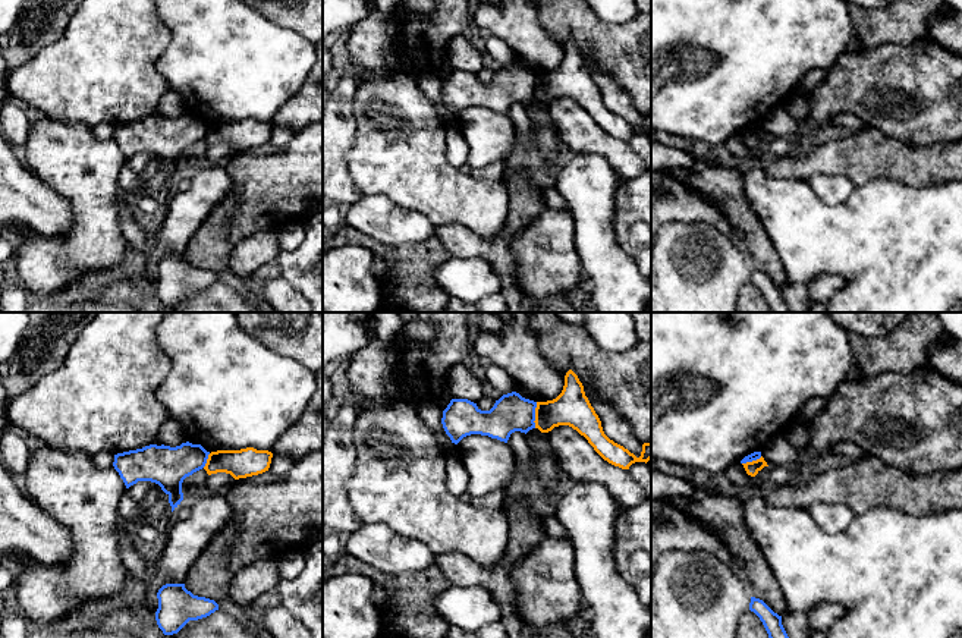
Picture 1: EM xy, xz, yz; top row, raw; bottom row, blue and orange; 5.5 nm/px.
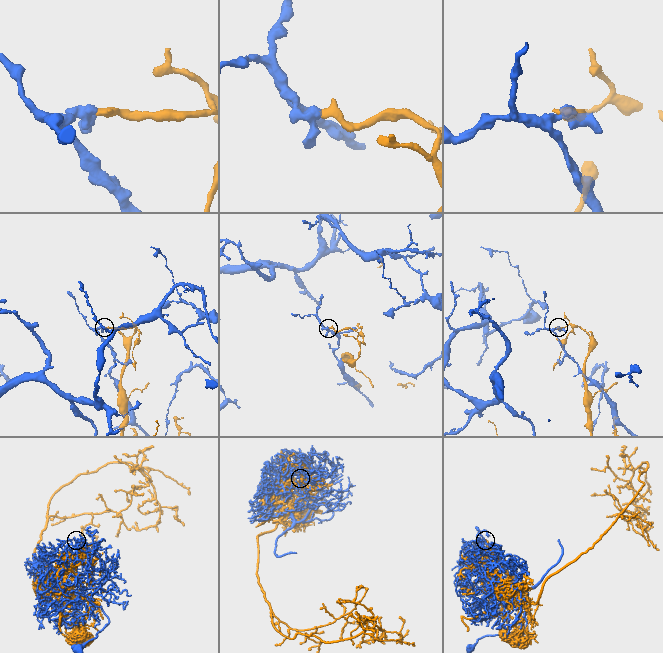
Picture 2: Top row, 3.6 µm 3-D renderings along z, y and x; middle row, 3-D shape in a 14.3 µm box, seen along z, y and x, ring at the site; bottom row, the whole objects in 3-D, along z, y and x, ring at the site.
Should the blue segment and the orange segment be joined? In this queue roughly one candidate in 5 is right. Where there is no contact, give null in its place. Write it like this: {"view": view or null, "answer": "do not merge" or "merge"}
{"view": "xz", "answer": "do not merge"}

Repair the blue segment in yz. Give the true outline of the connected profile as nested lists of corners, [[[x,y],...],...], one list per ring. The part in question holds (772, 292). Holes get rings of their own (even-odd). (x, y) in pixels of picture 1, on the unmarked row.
[[[751,268],[749,282],[760,289],[770,312],[790,312],[782,296],[782,287],[774,285],[763,271]]]

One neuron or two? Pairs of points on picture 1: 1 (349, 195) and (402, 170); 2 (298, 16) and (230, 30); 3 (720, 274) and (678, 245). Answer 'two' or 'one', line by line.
1: two
2: two
3: one

